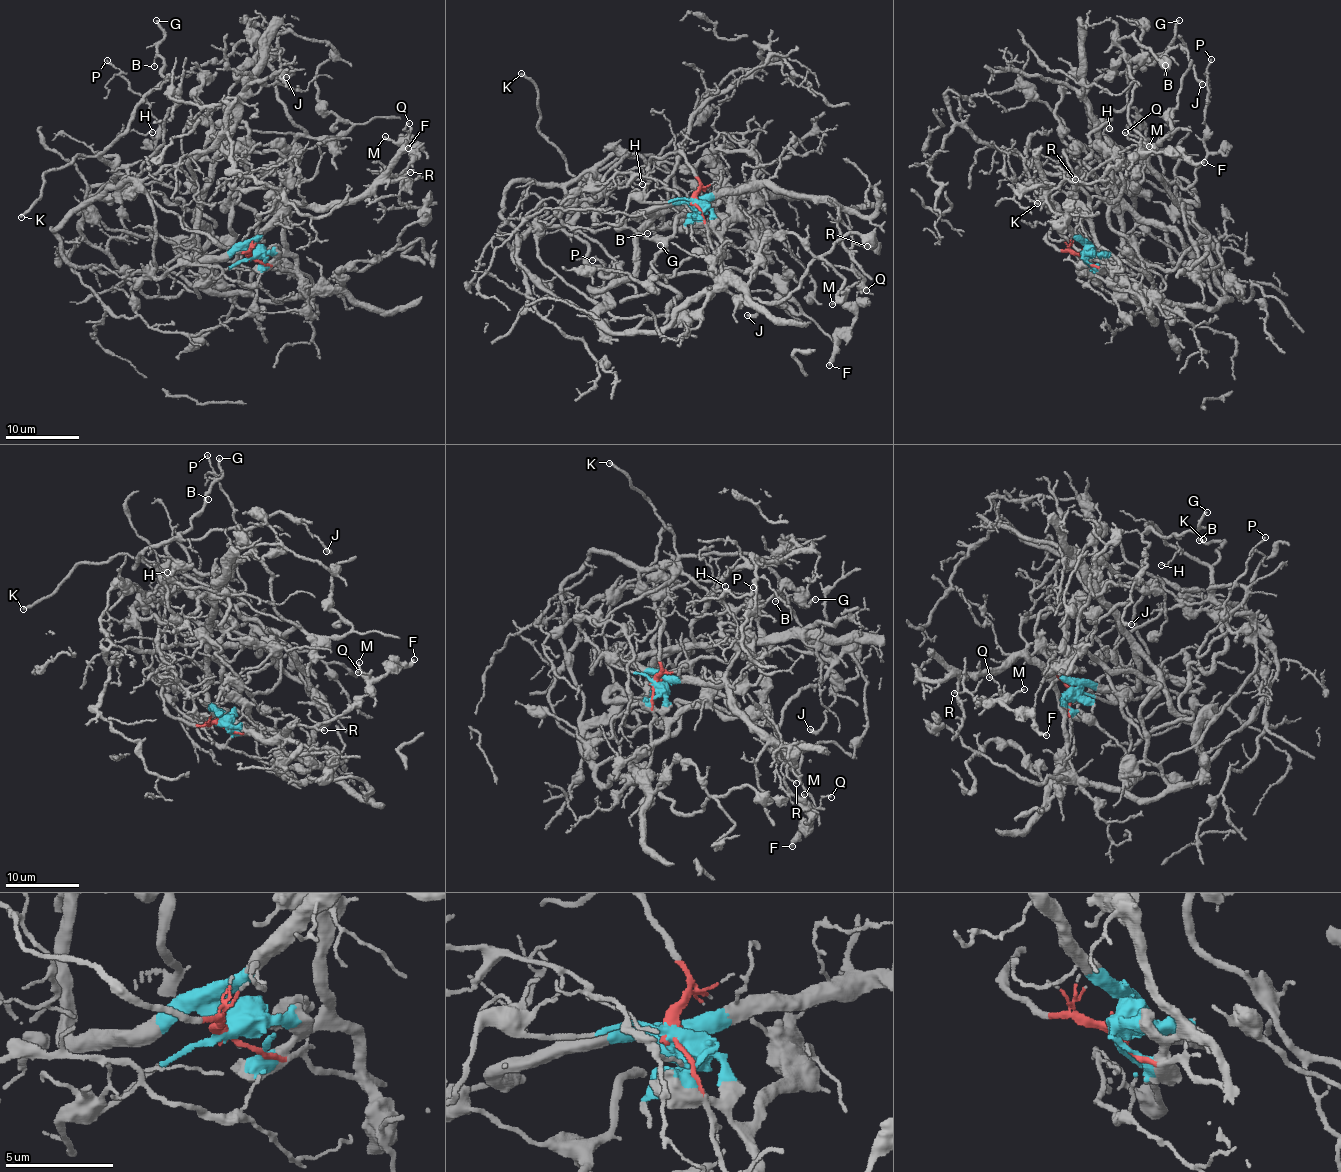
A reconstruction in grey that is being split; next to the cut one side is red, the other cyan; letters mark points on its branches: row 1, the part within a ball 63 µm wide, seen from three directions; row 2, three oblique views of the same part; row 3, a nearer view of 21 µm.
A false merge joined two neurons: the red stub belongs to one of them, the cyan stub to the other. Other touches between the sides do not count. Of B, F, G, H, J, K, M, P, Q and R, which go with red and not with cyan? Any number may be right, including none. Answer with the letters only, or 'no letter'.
B, G, H, J, K, P

